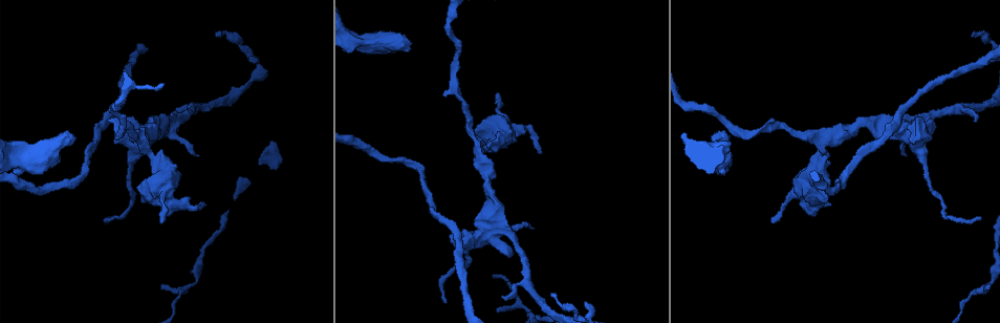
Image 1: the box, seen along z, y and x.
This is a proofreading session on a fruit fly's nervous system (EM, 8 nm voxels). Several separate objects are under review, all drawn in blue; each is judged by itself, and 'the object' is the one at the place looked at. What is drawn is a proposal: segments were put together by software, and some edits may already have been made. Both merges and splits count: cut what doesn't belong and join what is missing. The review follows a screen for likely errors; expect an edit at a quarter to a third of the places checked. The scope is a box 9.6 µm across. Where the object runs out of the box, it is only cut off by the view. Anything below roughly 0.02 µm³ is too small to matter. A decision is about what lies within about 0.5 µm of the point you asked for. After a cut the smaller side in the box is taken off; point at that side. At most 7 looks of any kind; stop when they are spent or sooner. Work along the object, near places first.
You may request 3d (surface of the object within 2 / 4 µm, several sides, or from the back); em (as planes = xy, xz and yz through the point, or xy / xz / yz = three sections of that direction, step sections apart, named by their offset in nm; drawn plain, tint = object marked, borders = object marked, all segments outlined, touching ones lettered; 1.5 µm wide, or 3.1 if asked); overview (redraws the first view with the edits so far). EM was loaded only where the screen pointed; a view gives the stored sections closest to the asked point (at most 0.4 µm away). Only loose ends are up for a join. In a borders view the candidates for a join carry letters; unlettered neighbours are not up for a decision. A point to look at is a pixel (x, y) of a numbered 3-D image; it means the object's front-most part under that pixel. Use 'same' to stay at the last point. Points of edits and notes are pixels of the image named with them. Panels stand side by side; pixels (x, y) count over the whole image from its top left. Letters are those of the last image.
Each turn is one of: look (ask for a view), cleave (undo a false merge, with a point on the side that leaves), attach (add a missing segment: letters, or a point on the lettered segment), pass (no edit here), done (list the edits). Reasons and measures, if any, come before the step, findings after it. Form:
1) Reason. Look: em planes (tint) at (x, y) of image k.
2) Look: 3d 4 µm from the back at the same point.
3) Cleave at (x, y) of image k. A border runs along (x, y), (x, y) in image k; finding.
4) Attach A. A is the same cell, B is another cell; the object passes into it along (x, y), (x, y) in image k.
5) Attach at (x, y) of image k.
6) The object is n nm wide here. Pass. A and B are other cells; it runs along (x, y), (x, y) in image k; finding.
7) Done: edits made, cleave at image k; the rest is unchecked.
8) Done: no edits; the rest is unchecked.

Branch stops here. Look: 3d 4 µm at (771, 222) of image 1.

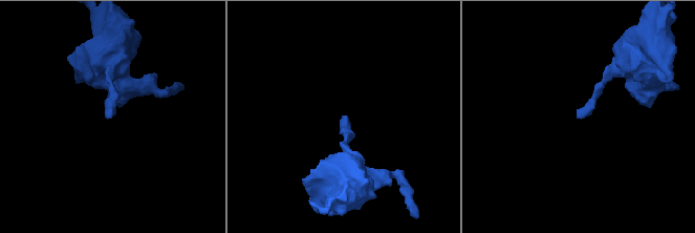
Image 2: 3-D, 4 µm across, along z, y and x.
Look: em planes (borders) at (109, 116) of image 2.

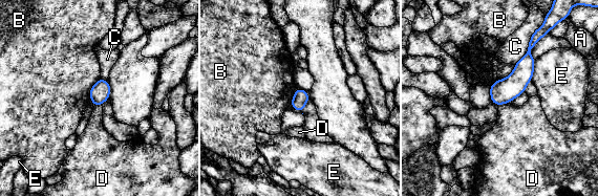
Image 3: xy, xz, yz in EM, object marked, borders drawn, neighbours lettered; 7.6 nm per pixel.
The object is 120 nm wide here. Pass. A, B, C, D and E are other cells; a border runs along (508, 103), (503, 103), (498, 106) in image 3; no lettered segment goes on from it.

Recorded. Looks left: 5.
Three-way junction. Look: em planes (borders) at (141, 143) of image 1.

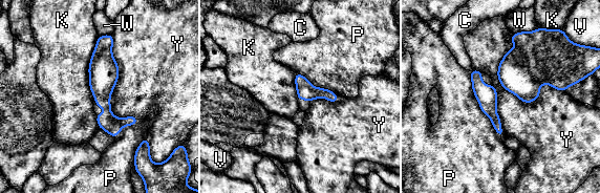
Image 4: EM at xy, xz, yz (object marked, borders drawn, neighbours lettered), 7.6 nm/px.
The object is 90 nm wide here; the longest contact is with Y, 600 nm. Pass. C, K, P, V, W and Y are other cells; all the same neuron.

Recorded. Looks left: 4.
Branch stops here. Look: 3d 2 µm at (408, 48) of image 1.

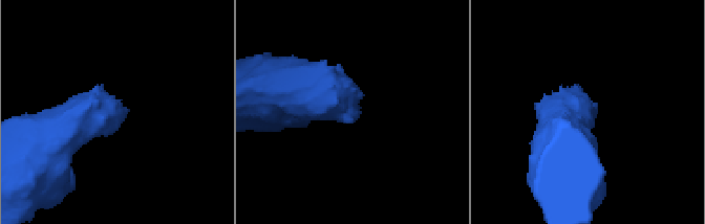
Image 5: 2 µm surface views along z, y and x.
Need the tissue. Look: em xy step 8 (tint) at (359, 114) of image 5.

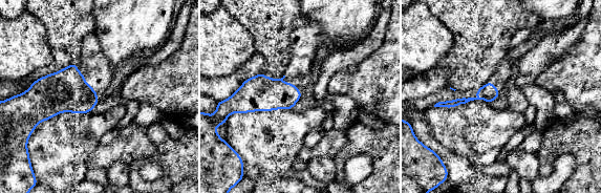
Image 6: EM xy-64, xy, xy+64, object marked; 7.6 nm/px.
Look: em yz step 4 (borders) at the same point.

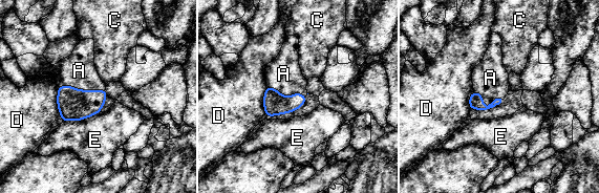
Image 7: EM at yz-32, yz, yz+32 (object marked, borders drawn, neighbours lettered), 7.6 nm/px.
Attach A. A is the same cell, C, D and E are other cells; the object passes into it along (73, 104), (82, 89), (79, 70) in image 7; it goes on there.

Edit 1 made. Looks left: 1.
Done: edits made, attach at image 7; the rest is unchecked.

